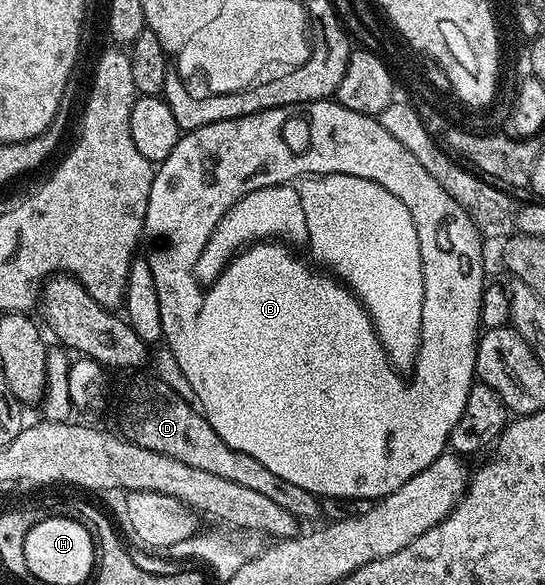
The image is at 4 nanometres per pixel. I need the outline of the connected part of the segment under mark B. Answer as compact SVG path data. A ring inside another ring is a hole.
M324 100L324 101L322 101L322 102L306 102L306 103L305 103L305 104L297 104L297 105L296 105L296 106L286 106L286 107L285 107L285 108L269 108L269 109L268 109L268 110L262 110L262 111L261 111L261 112L257 112L257 113L256 113L256 114L250 114L250 115L249 115L249 116L241 116L241 117L240 117L240 118L238 118L238 119L237 119L237 120L221 120L221 121L220 121L220 122L218 122L218 123L217 123L217 124L205 124L205 128L197 128L197 129L196 129L196 130L188 130L188 131L186 131L186 133L184 133L184 134L183 134L183 135L182 135L182 137L180 137L180 139L179 139L179 143L178 143L178 144L177 144L177 148L173 148L173 152L169 152L169 156L168 156L168 157L167 157L167 158L166 158L166 160L164 160L164 162L160 162L160 163L158 163L158 166L157 166L157 169L156 169L156 172L155 172L155 179L154 179L154 180L153 180L153 188L149 188L149 208L145 208L145 224L144 224L144 225L143 225L143 233L144 233L144 235L145 235L145 242L146 242L146 245L147 245L147 242L148 242L148 244L149 244L149 245L151 245L151 247L149 247L149 248L148 248L148 250L147 250L147 251L145 251L145 257L146 257L146 260L147 260L147 263L148 263L148 264L149 264L149 269L150 269L150 270L151 270L151 271L152 271L152 272L153 272L153 280L154 280L154 281L155 281L155 283L156 283L156 284L157 284L157 301L159 301L159 302L160 302L160 303L161 303L161 324L162 324L162 325L163 325L163 336L164 336L164 339L165 339L165 345L166 345L166 346L167 346L167 347L168 347L168 348L169 348L169 349L172 349L172 350L173 350L173 355L174 355L174 356L176 356L176 358L177 358L177 362L178 362L178 364L180 364L180 366L181 366L181 371L182 371L182 372L185 372L185 377L186 377L186 379L188 379L188 380L189 380L189 383L190 383L190 386L191 386L191 387L193 387L193 389L194 389L194 391L195 391L195 392L197 392L197 395L198 395L198 399L200 399L200 400L201 400L201 413L202 413L202 415L203 415L203 417L204 417L204 418L206 418L206 420L207 420L207 422L208 422L208 423L209 423L209 424L210 424L210 426L211 426L211 427L212 427L212 428L213 428L213 432L217 432L217 436L221 436L221 440L225 440L225 444L229 444L229 448L233 448L233 449L234 449L234 450L236 450L236 451L237 451L237 452L245 452L245 456L253 456L253 460L261 460L261 464L265 464L265 468L269 468L269 472L273 472L273 473L274 473L274 474L276 474L276 476L281 476L281 480L289 480L289 484L297 484L297 488L305 488L305 489L306 489L306 490L308 490L308 491L309 491L309 492L310 492L310 493L311 493L311 494L314 494L314 495L316 495L316 496L318 496L318 497L319 497L319 498L320 498L320 499L324 499L324 498L329 498L329 497L339 497L339 498L369 498L369 499L372 499L372 500L378 500L378 499L381 499L381 498L383 498L383 497L384 497L384 496L385 496L385 495L387 495L387 494L388 494L388 493L389 493L389 492L397 492L397 488L401 488L401 484L405 484L405 480L413 480L413 476L417 476L417 472L421 472L421 471L422 471L422 470L424 470L424 469L425 469L425 468L429 468L429 464L433 464L433 460L437 460L437 459L438 459L438 458L440 458L440 456L442 456L442 455L443 455L443 453L444 453L444 452L445 452L445 447L446 447L446 446L447 446L447 445L448 445L448 443L450 443L450 441L451 441L451 433L452 433L452 432L453 432L453 428L454 428L454 426L455 426L455 425L457 425L457 420L461 420L461 412L465 412L465 400L469 400L469 392L470 392L470 391L471 391L471 388L472 388L472 386L474 386L474 385L475 385L475 383L476 383L476 381L477 381L477 379L476 379L476 376L475 376L475 357L476 357L476 356L477 356L477 344L478 344L478 343L479 343L479 336L480 336L480 333L481 333L481 323L480 323L480 321L479 321L479 317L480 317L480 316L481 316L481 296L482 296L482 295L483 295L483 287L484 287L484 285L485 285L485 279L483 279L483 242L484 242L484 239L483 239L483 238L482 238L482 237L481 237L481 235L480 235L480 232L479 232L479 230L478 230L478 229L477 229L477 227L476 227L476 226L475 226L475 222L474 222L474 221L473 221L473 220L472 220L472 218L470 218L470 216L468 216L468 214L467 214L467 213L466 213L466 212L465 212L465 208L461 208L461 204L457 204L457 202L456 202L456 201L455 201L455 200L453 200L453 198L452 198L452 197L451 197L451 196L449 196L449 192L445 192L445 188L441 188L441 184L437 184L437 180L433 180L433 176L429 176L429 172L425 172L425 168L421 168L421 164L420 164L420 162L418 162L418 161L417 161L417 160L416 160L416 159L415 159L415 158L414 158L414 157L413 157L413 155L412 155L412 154L410 154L410 153L409 153L409 151L408 151L408 150L406 150L406 149L405 149L405 147L404 147L404 146L403 146L403 145L402 145L402 144L401 144L401 143L399 143L399 142L398 142L398 141L397 141L397 140L393 140L393 136L389 136L389 132L385 132L385 128L381 128L381 124L380 124L380 123L379 123L379 120L378 120L378 117L375 117L375 116L372 116L372 115L370 115L370 114L362 114L362 113L361 113L361 112L353 112L353 111L352 111L352 110L350 110L350 109L349 109L349 108L345 108L345 107L344 107L344 106L342 106L342 104L340 104L340 103L339 103L339 102L337 102L337 101L334 101L334 100ZM316 174L348 174L348 175L349 175L349 176L361 176L361 177L362 177L362 178L371 178L371 179L372 179L372 180L373 180L373 181L374 181L374 182L376 182L376 183L377 183L377 184L381 184L381 188L385 188L385 189L386 189L386 190L388 190L388 191L389 191L389 192L393 192L393 196L397 196L397 200L401 200L401 204L405 204L405 208L409 208L409 216L413 216L413 228L417 228L417 236L418 236L418 237L419 237L419 247L420 247L420 248L421 248L421 264L422 264L422 265L423 265L423 315L422 315L422 316L421 316L421 340L420 340L420 341L419 341L419 355L417 355L417 357L416 357L416 358L415 358L415 365L414 365L414 367L413 367L413 369L412 369L412 370L411 370L411 371L410 371L410 374L409 374L409 377L411 377L411 379L409 379L409 380L408 380L408 382L406 382L406 380L405 380L405 379L403 379L403 378L406 378L406 377L404 377L404 375L403 375L403 374L402 374L402 373L400 373L400 371L399 371L399 370L398 370L398 369L396 369L396 367L394 367L394 366L392 366L392 365L391 365L391 359L390 359L390 358L388 358L388 356L387 356L387 353L386 353L386 352L384 352L384 351L383 351L383 345L381 345L381 344L380 344L380 342L379 342L379 341L377 341L377 340L370 340L370 341L371 341L371 342L363 342L363 322L364 322L364 319L363 319L363 318L362 318L362 317L361 317L361 307L360 307L360 304L359 304L359 300L358 300L358 298L356 298L356 297L355 297L355 295L354 295L354 294L352 294L352 292L351 292L351 289L350 289L350 288L349 288L349 287L347 287L347 286L345 286L345 285L343 285L343 283L342 283L342 282L340 282L340 281L339 281L339 279L338 279L338 278L336 278L336 277L335 277L335 275L334 275L334 274L332 274L332 273L330 273L330 272L328 272L328 271L327 271L327 270L326 270L326 269L323 269L323 268L316 268L316 267L315 267L315 266L314 266L314 265L312 265L312 263L311 263L311 262L310 262L310 261L307 261L307 262L308 262L308 263L307 263L307 262L302 262L302 260L301 260L301 259L299 259L299 258L295 258L295 254L294 254L294 252L296 252L296 251L295 251L295 250L294 250L294 249L291 249L291 248L290 248L290 247L289 247L289 246L288 246L288 245L285 245L285 244L252 244L252 245L248 245L248 246L247 246L247 247L246 247L246 249L244 249L244 250L243 250L243 251L242 251L242 254L241 254L241 257L242 257L242 256L243 256L243 294L206 294L206 292L208 292L208 291L207 291L207 290L206 290L206 289L204 289L204 287L203 287L203 286L202 286L202 285L200 285L200 282L199 282L199 281L198 281L198 279L196 279L196 278L195 278L195 272L194 272L194 265L195 265L195 264L197 264L197 258L198 258L198 256L199 256L199 255L201 255L201 252L202 252L202 249L203 249L203 248L205 248L205 244L206 244L206 241L207 241L207 240L209 240L209 238L210 238L210 234L211 234L211 233L212 233L212 232L213 232L213 230L214 230L214 229L215 229L215 228L216 228L216 226L217 226L217 222L218 222L218 221L219 221L219 220L221 220L221 218L222 218L222 216L223 216L223 215L225 215L225 212L228 212L228 211L229 211L229 208L230 208L230 206L231 206L231 205L232 205L232 204L234 204L234 202L236 202L236 201L238 201L238 199L239 199L239 198L241 198L241 197L243 197L243 196L245 196L245 195L246 195L246 194L247 194L247 193L251 193L251 192L253 192L253 191L254 191L254 190L255 190L255 189L261 189L261 188L265 188L265 187L266 187L266 186L273 186L273 185L281 185L281 184L283 184L283 183L288 183L288 184L291 184L291 183L294 183L294 182L295 182L295 181L296 181L296 179L298 179L298 178L299 178L299 177L300 177L300 176L314 176L314 175L316 175Z

